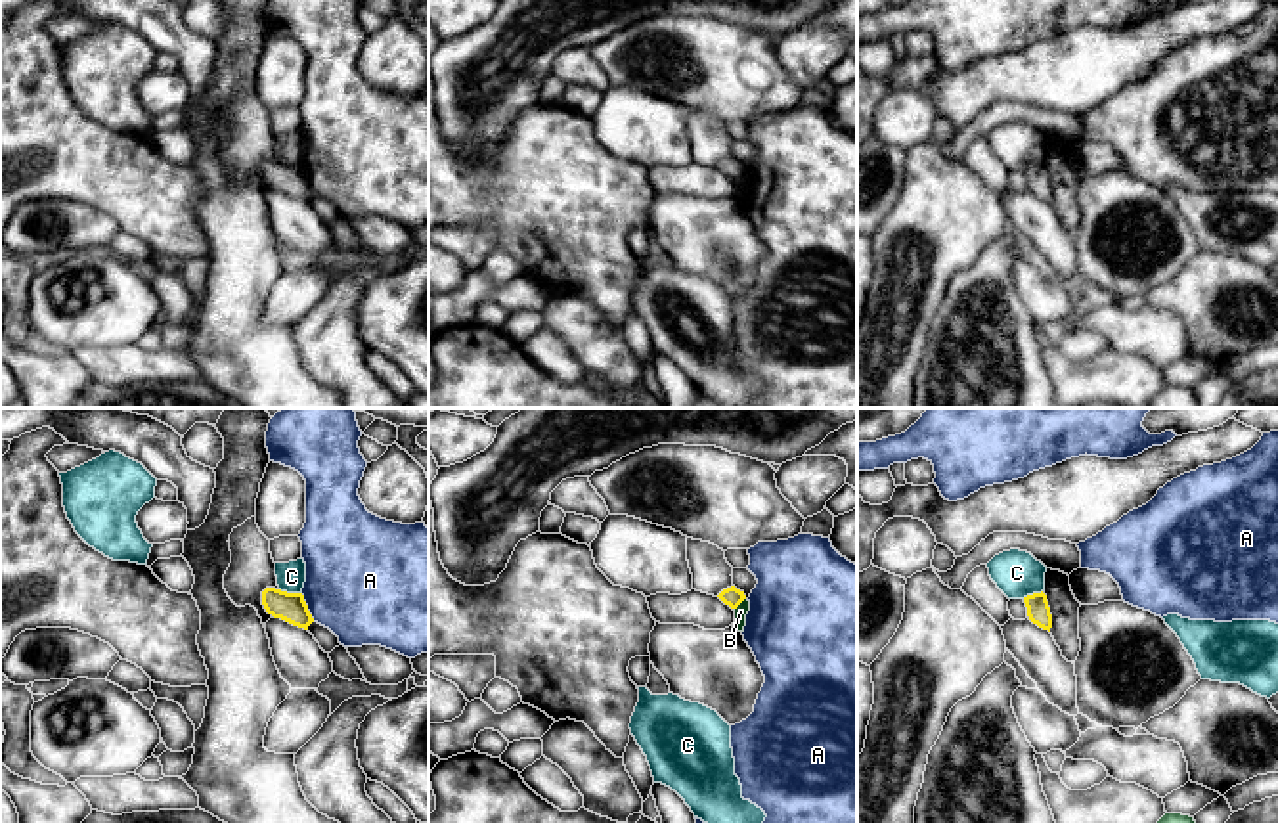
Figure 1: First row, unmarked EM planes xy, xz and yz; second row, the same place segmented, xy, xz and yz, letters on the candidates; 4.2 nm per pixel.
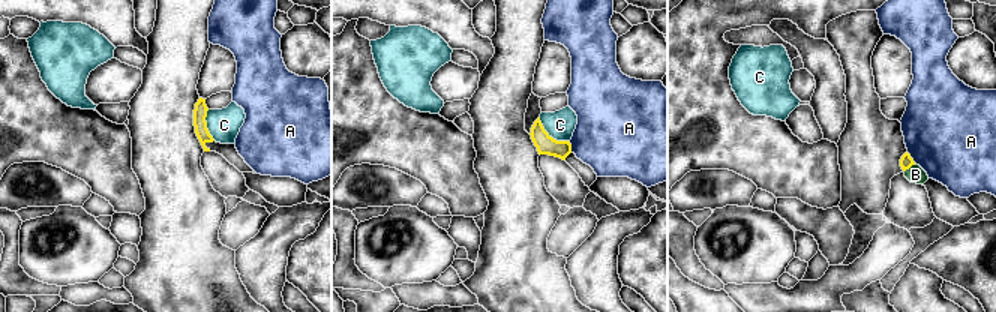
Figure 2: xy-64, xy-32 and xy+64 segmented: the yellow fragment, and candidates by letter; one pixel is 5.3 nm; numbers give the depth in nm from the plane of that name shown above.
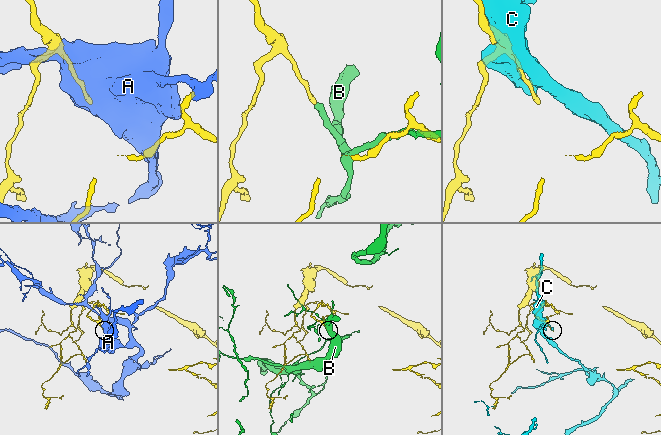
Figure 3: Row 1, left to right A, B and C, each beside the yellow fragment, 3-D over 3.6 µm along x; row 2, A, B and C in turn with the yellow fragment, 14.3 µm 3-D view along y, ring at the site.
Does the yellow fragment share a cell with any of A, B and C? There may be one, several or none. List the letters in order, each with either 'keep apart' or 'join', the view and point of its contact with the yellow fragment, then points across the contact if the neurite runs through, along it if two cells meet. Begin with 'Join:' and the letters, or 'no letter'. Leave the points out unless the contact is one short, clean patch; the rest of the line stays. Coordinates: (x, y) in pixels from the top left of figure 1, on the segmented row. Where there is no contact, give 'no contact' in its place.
Join: no letter
A: keep apart; contact xy (307, 607)
B: keep apart; contact xz (739, 603); border xz (745, 598), (733, 609)
C: keep apart; contact xy (291, 594)

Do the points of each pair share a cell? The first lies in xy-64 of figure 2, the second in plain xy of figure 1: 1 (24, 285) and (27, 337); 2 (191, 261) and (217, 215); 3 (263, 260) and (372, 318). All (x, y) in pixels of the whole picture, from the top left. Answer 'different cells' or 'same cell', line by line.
1: same cell
2: same cell
3: different cells

